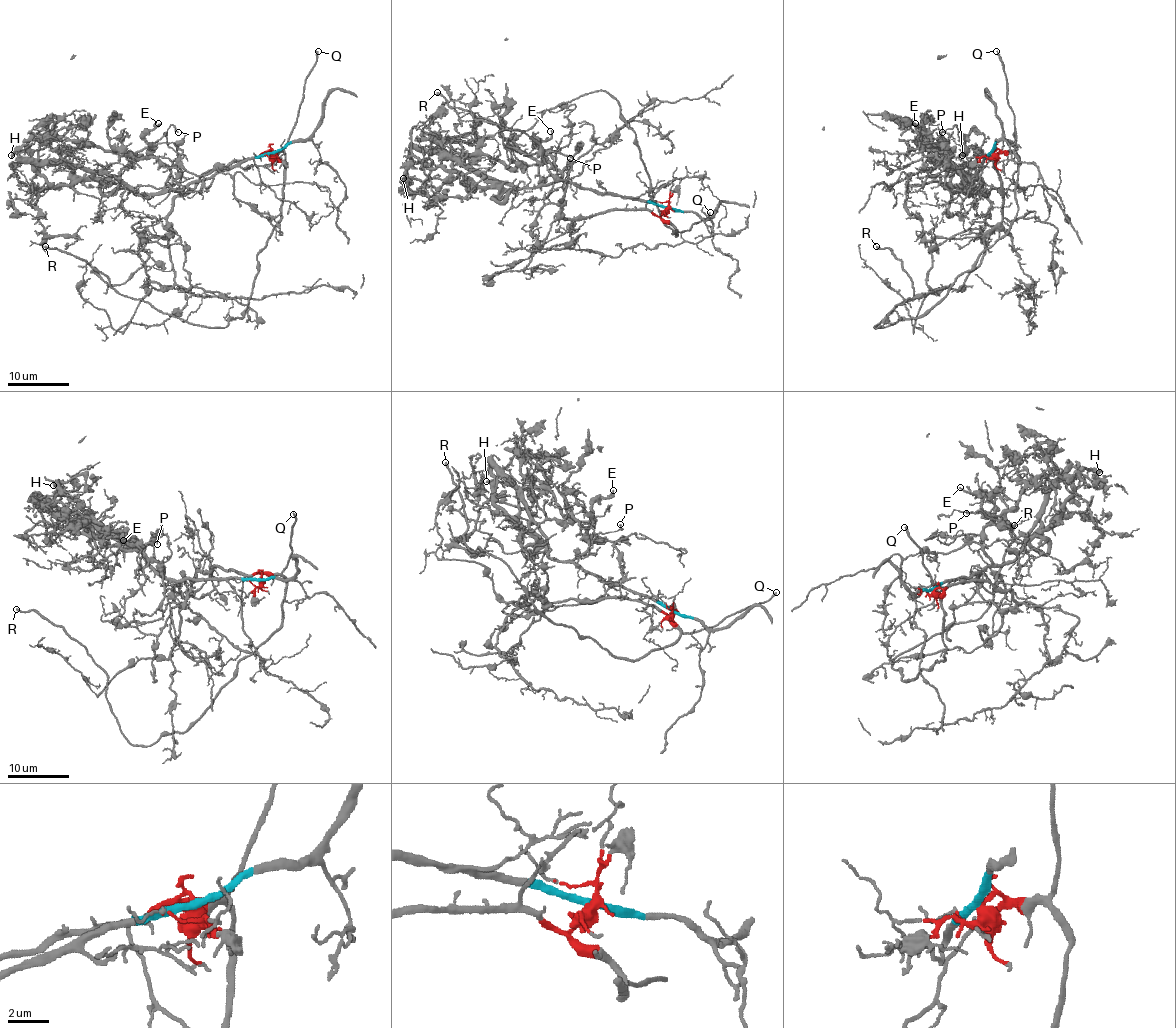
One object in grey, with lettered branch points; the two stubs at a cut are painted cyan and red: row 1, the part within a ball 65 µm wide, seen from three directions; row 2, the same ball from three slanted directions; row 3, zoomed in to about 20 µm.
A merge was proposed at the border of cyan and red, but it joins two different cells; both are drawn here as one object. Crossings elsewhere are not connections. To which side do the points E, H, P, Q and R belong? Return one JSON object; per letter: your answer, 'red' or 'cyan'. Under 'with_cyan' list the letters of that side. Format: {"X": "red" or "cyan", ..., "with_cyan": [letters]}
{"E": "cyan", "H": "cyan", "P": "cyan", "Q": "red", "R": "red", "with_cyan": ["E", "H", "P"]}

